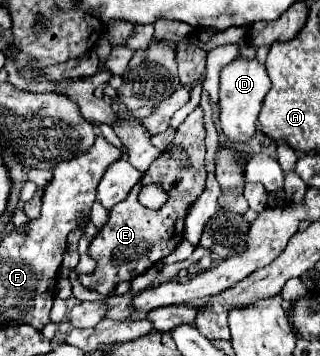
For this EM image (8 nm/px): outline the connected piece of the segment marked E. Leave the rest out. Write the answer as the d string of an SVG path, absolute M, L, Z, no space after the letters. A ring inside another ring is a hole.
M197 107L177 127L177 133L175 133L173 141L175 141L175 145L179 145L179 147L183 147L187 151L189 167L181 165L169 153L161 153L151 163L151 167L141 177L141 181L131 189L127 199L117 203L109 211L107 223L99 229L99 233L91 241L87 255L97 261L97 271L93 275L79 275L79 281L81 281L83 287L107 295L107 293L111 293L115 289L117 283L131 281L137 275L151 269L155 263L159 263L171 251L175 251L175 247L183 241L185 217L187 217L191 205L205 191L205 181L207 181L207 171L205 171L205 127L203 127L203 111L201 111L201 107ZM153 181L163 181L163 189L167 189L167 195L169 195L165 205L161 209L157 209L157 211L147 209L137 201L137 195L139 195L141 187L149 185Z

